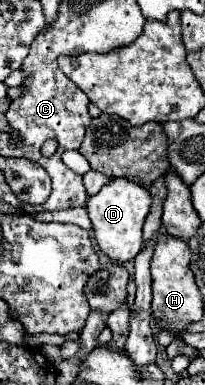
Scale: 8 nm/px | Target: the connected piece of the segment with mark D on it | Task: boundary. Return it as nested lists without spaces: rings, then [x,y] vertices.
[[[113,178],[107,186],[101,188],[99,194],[91,196],[87,202],[87,212],[93,222],[93,232],[97,246],[103,254],[109,256],[111,262],[125,264],[137,256],[143,248],[143,224],[151,208],[151,196],[147,188],[133,184],[125,178]]]

